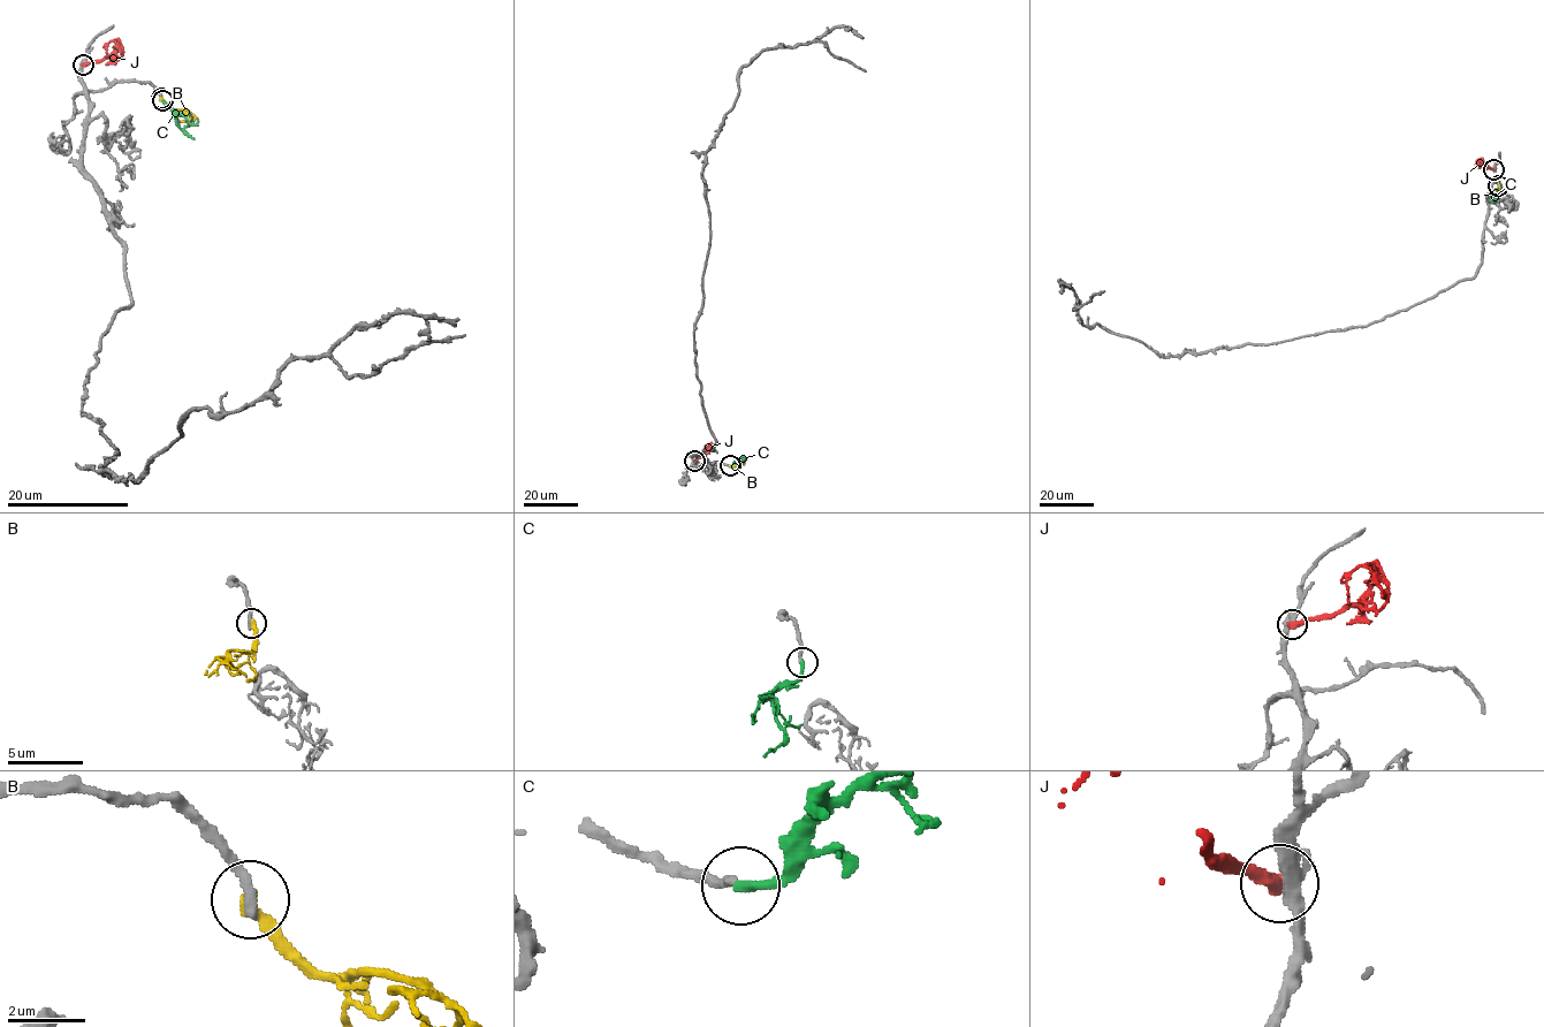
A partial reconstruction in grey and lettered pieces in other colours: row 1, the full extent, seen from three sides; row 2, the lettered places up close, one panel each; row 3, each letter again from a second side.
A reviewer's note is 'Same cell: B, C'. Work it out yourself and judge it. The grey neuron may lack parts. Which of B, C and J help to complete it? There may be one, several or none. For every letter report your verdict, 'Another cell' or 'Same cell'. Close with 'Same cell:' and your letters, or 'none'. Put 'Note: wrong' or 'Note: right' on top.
Note: wrong
B: Another cell
C: Same cell
J: Another cell
Same cell: C

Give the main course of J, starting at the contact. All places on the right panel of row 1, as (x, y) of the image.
J: (1493, 169), (1480, 159), (1480, 166)

